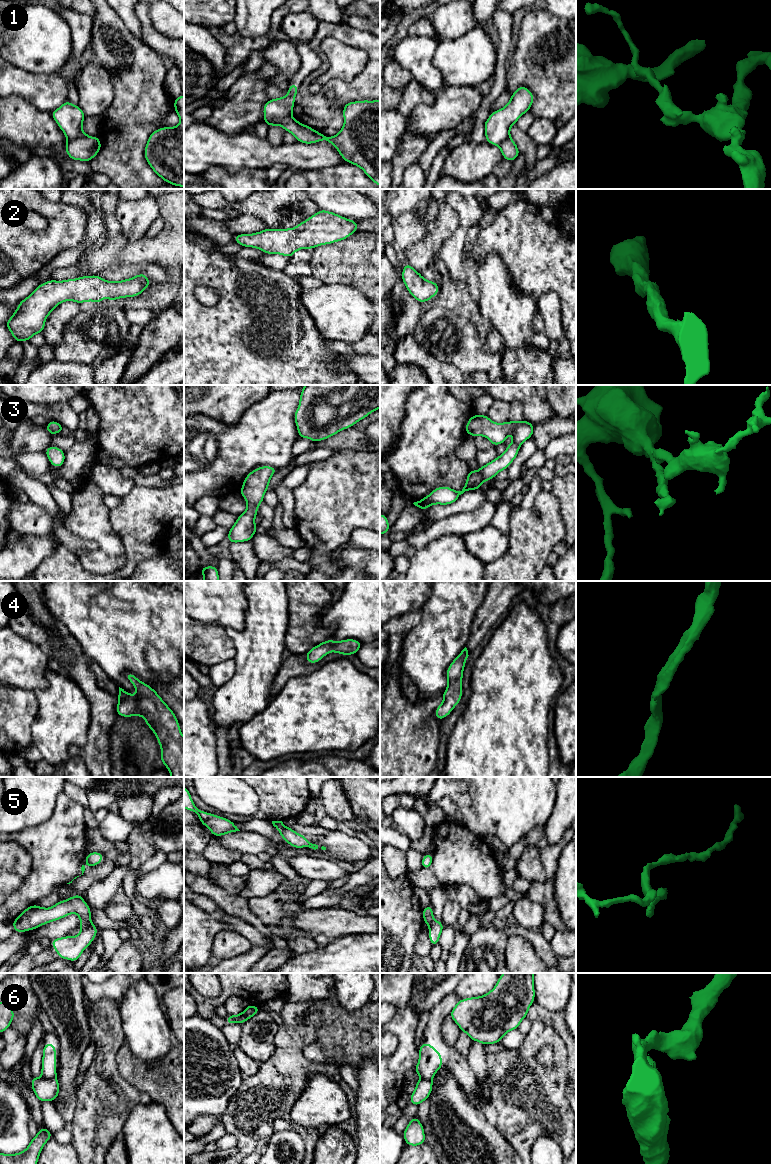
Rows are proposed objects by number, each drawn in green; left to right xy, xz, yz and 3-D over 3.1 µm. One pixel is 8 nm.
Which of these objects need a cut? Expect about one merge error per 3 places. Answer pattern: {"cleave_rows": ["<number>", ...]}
{"cleave_rows": ["1", "5", "6"]}

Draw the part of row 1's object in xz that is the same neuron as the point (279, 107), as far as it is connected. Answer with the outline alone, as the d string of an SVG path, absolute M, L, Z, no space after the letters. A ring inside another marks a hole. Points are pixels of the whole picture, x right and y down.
M290 83L289 92L281 98L270 99L263 106L263 121L275 118L288 117L292 118L292 111L295 103L295 97L299 90L299 85Z

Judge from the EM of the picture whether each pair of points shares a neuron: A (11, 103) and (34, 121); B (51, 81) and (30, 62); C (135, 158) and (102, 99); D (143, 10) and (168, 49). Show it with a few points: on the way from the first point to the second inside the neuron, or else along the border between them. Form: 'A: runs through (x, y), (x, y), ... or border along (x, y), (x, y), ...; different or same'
A: runs through (17, 107), (28, 118); same
B: border along (20, 68), (35, 73), (57, 73); different
C: border along (112, 85), (113, 100), (101, 115); different
D: runs through (144, 20), (147, 29), (158, 40); same

